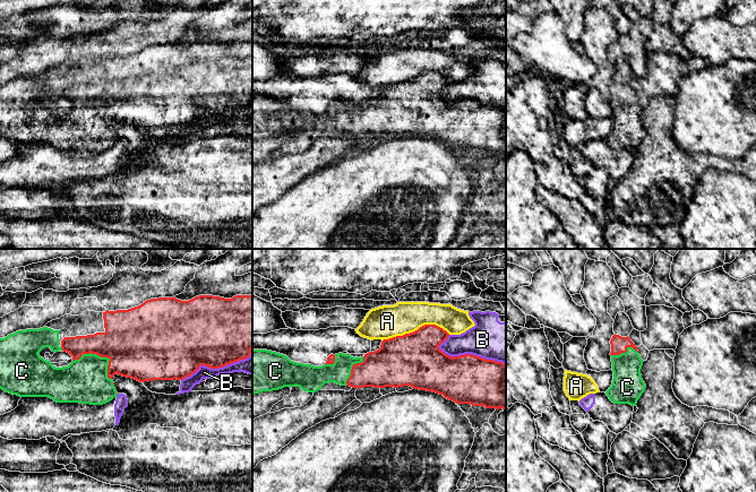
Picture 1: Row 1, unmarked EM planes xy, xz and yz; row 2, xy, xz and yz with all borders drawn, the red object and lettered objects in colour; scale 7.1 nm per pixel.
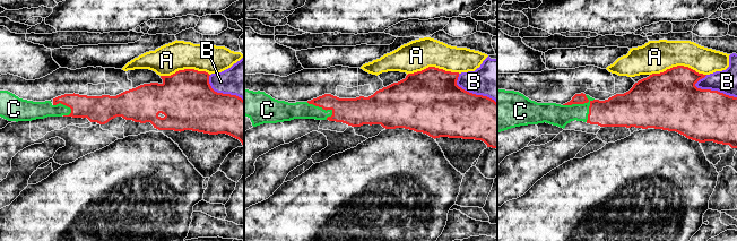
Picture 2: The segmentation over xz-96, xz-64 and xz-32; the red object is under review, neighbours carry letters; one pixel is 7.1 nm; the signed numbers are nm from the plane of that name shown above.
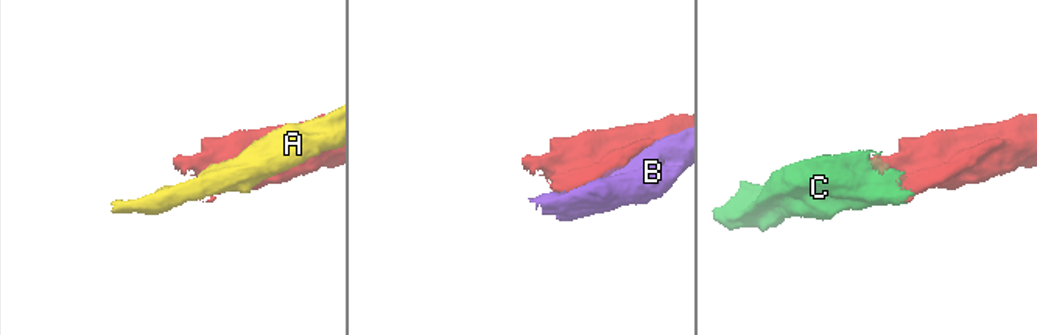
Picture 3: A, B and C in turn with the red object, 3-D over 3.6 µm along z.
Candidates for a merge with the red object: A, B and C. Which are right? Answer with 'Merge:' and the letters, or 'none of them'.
Merge: C

